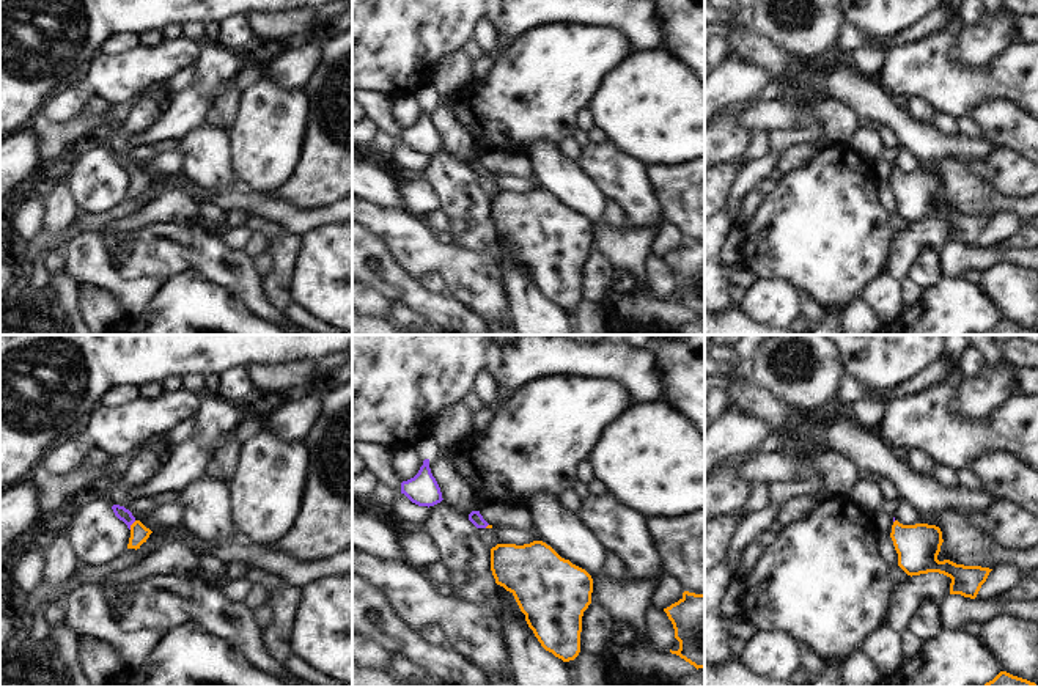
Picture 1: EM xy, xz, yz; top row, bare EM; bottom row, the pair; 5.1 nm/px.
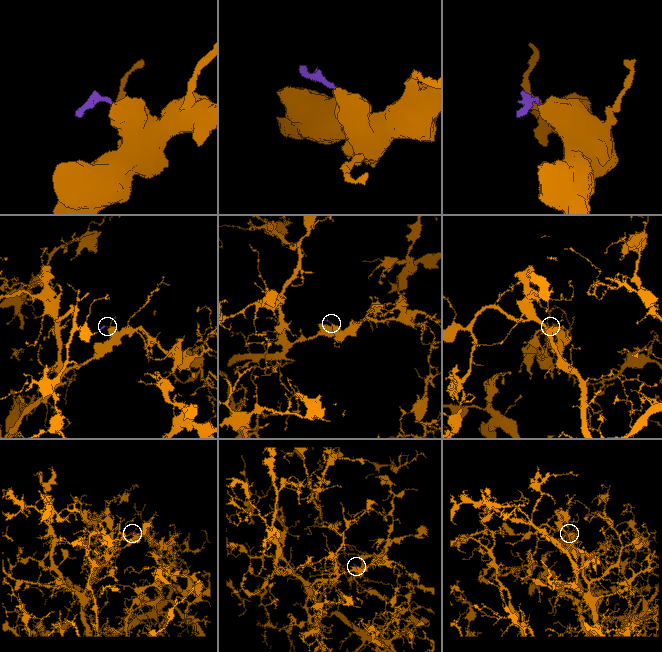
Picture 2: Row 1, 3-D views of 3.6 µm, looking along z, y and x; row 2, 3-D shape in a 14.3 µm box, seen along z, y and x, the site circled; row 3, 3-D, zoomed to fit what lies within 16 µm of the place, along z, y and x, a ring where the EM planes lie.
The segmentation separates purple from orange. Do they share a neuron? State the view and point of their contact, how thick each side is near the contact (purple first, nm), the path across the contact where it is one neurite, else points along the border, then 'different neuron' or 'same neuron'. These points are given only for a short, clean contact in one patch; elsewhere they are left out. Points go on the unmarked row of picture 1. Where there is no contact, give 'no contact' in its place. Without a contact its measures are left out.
contact xy (131, 172); calibres 70 and 100 nm; way xy (121, 161), (131, 172), (139, 181); same neuron

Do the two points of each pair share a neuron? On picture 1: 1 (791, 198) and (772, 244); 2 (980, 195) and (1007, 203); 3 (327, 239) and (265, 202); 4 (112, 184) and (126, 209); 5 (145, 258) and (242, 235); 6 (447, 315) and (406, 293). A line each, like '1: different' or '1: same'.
1: same
2: same
3: different
4: different
5: different
6: same

